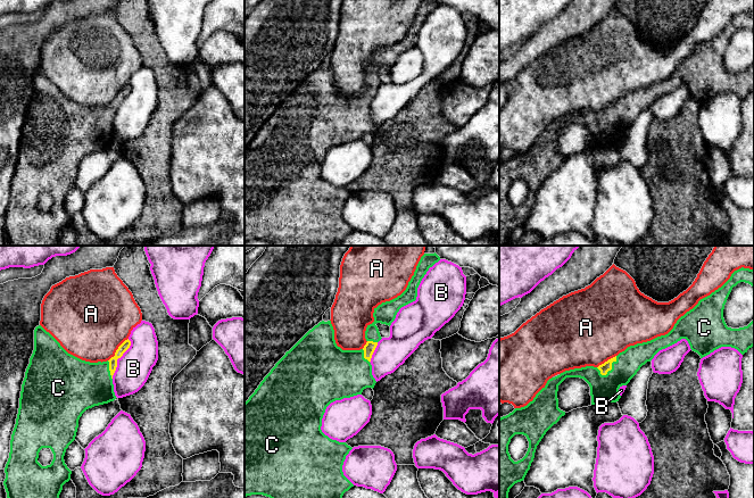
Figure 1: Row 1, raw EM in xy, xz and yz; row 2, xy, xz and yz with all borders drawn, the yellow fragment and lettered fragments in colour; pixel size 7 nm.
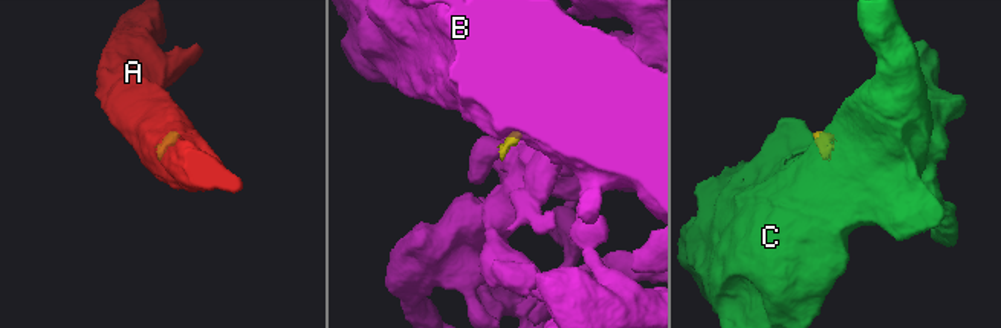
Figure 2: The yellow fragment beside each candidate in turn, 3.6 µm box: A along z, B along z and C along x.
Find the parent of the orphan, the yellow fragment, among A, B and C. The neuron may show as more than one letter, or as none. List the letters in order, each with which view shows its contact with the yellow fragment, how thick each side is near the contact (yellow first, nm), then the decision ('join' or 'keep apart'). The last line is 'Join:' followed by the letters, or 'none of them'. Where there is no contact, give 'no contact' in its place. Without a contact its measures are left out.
A: meets yellow in xy; 60 nm thick on the yellow side, 480 nm on the other; keep apart
B: meets yellow in xy; 60 nm thick on the yellow side, 240 nm on the other; keep apart
C: meets yellow in yz; 70 nm thick on the yellow side, 190 nm on the other; join
Join: C

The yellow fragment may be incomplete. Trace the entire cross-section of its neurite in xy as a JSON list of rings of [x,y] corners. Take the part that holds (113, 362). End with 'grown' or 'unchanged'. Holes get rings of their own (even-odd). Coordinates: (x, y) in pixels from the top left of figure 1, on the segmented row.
[[[41,325],[35,327],[34,350],[22,384],[9,458],[5,467],[7,498],[59,498],[63,485],[71,480],[72,471],[65,464],[64,456],[75,440],[78,420],[86,409],[116,399],[113,375],[117,359],[130,346],[127,339],[109,360],[90,363],[68,354]],[[42,448],[50,448],[53,454],[50,465],[42,466],[38,462]]]; grown

